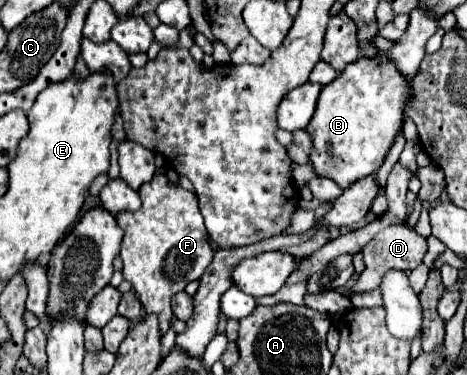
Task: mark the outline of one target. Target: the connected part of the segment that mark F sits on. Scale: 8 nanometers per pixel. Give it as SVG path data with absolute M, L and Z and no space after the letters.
M156 174L138 190L142 208L116 216L124 230L120 258L124 262L124 280L132 282L144 310L158 314L160 330L166 334L172 318L172 296L182 292L190 280L198 280L214 258L214 248L208 242L198 198L180 184L170 182L164 174Z

